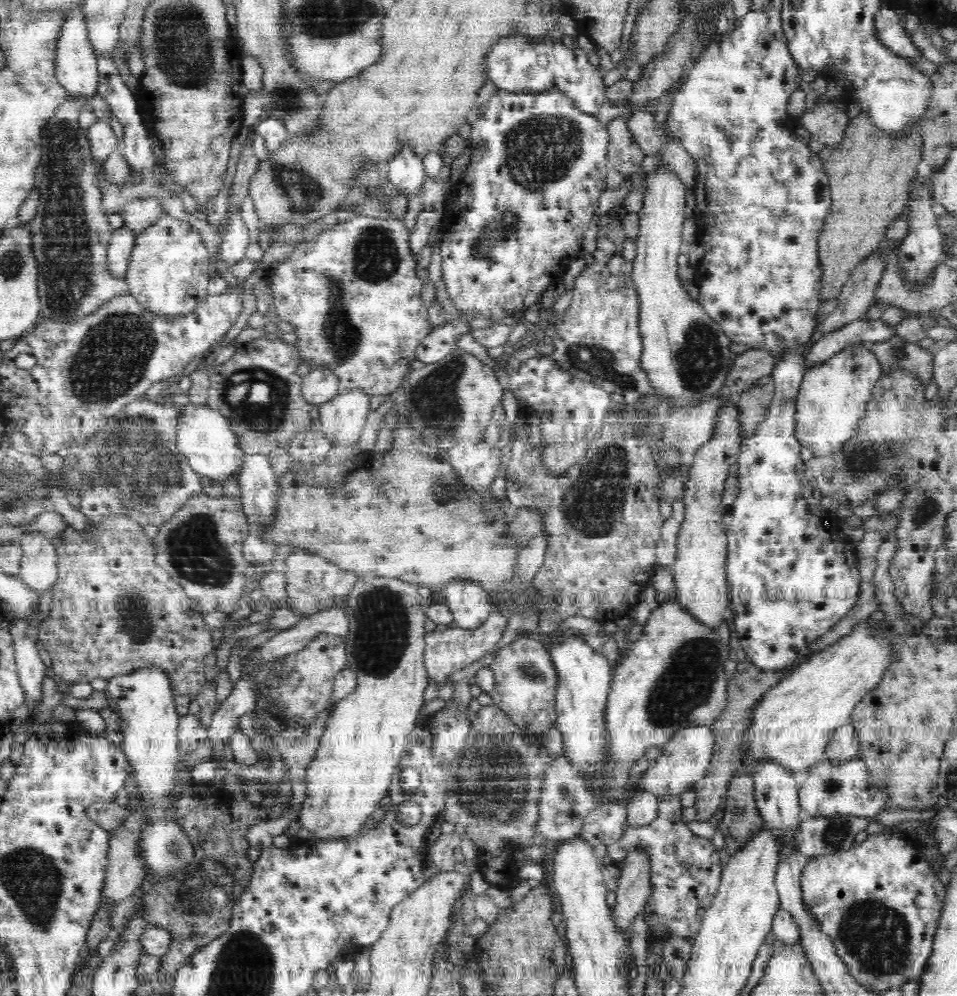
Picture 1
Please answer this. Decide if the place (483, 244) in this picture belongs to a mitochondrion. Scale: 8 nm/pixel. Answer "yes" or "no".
yes

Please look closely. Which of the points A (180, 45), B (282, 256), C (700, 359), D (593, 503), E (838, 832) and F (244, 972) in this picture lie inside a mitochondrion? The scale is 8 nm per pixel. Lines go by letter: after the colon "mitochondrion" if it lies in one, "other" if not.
A: mitochondrion
B: other
C: mitochondrion
D: mitochondrion
E: mitochondrion
F: mitochondrion

